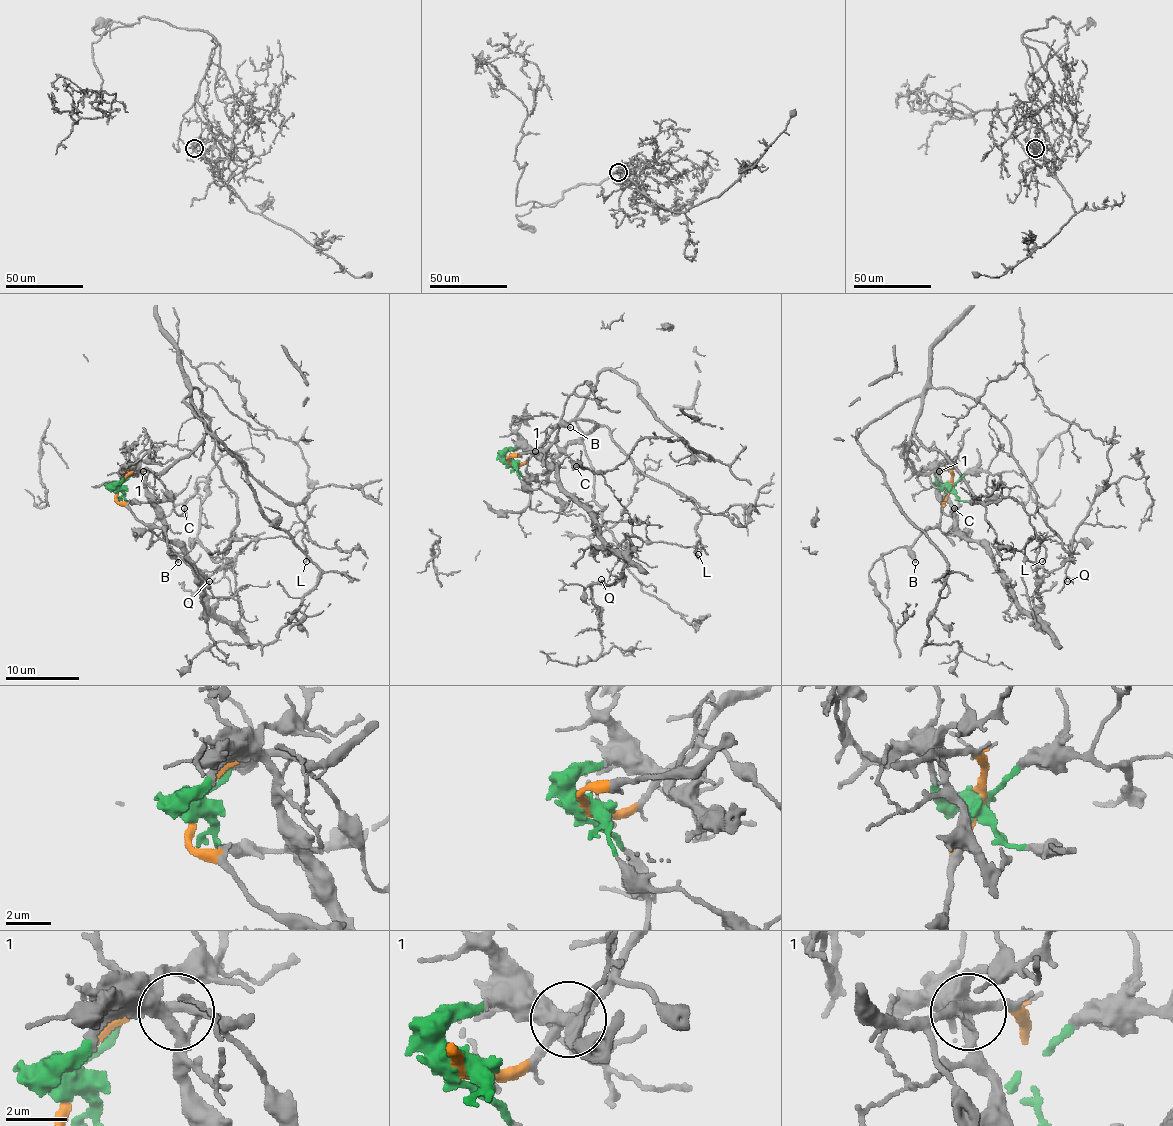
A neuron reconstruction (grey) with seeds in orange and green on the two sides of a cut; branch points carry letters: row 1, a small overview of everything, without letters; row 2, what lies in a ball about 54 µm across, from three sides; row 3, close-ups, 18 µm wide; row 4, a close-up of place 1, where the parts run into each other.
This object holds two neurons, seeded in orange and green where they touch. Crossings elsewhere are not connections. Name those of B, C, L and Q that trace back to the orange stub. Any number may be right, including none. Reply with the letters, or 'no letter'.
B, C, L, Q

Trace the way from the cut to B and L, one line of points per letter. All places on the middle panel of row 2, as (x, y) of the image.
B: (509, 463), (511, 455), (544, 450), (555, 439), (562, 422), (570, 428)
L: (509, 463), (527, 461), (553, 431), (573, 420), (603, 424), (640, 470), (695, 507), (701, 520), (697, 553)

